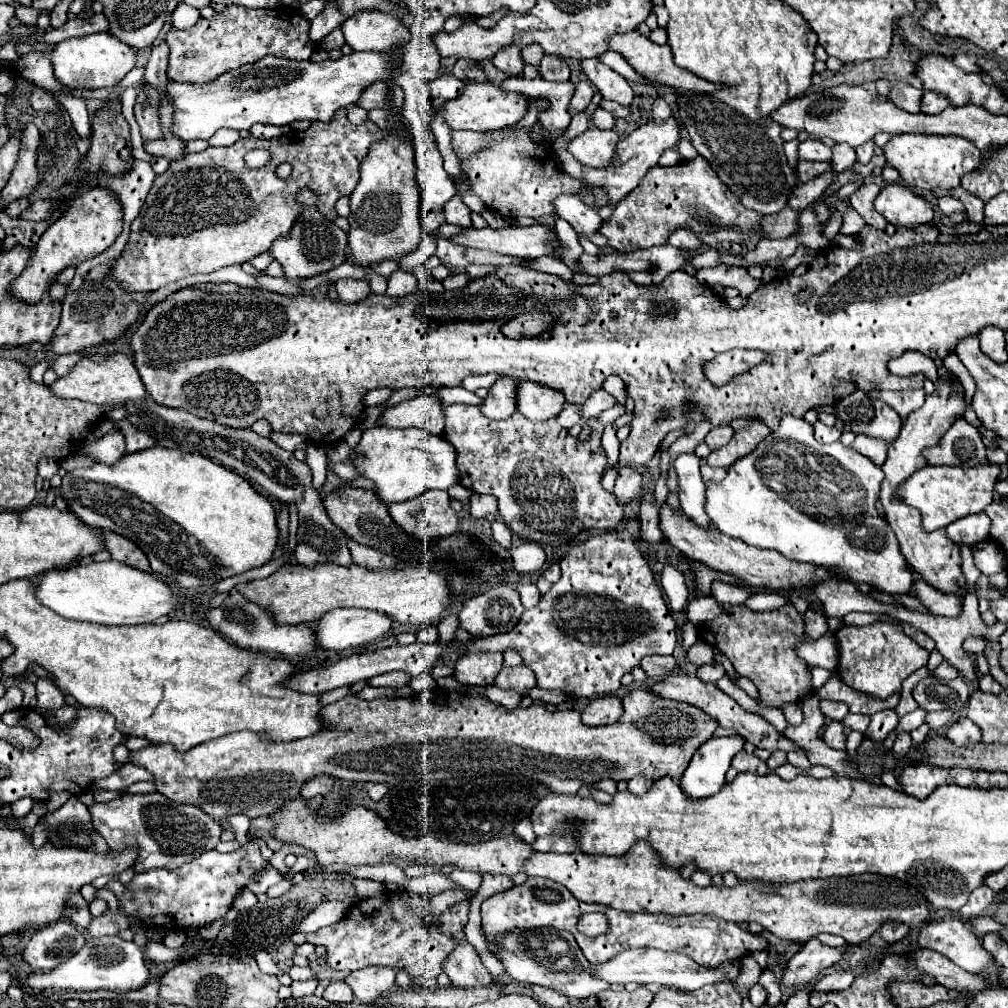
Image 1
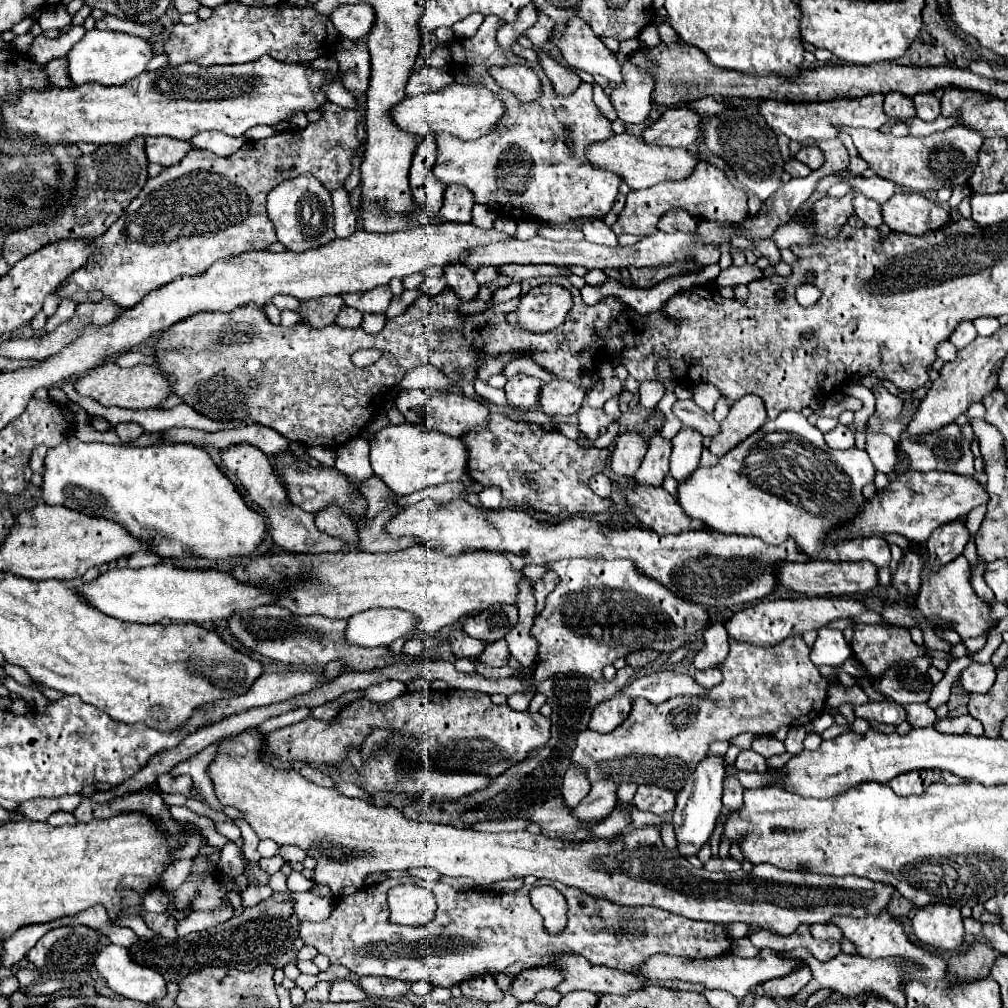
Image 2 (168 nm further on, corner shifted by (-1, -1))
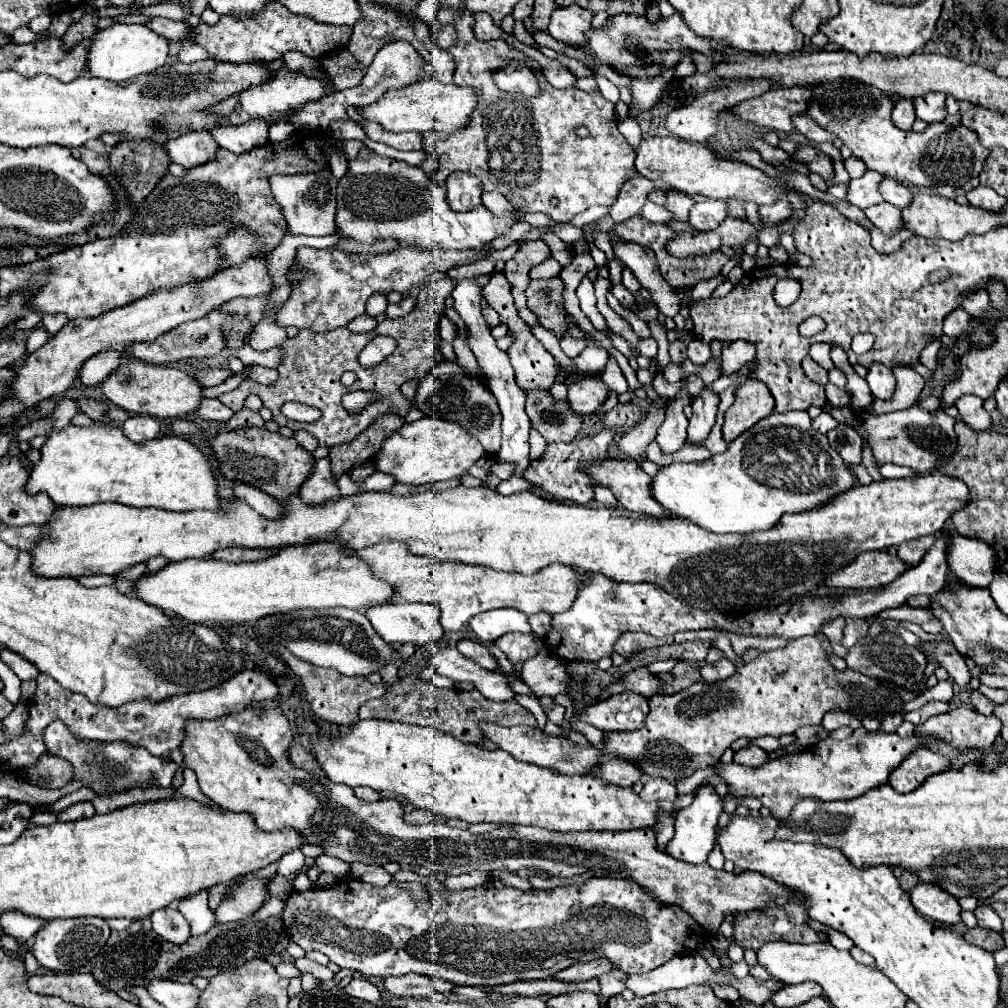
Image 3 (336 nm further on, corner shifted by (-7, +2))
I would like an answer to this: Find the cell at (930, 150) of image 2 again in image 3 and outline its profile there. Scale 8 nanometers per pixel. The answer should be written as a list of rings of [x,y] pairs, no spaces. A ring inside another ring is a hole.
[[[838,78],[838,82],[818,82],[816,86],[810,86],[810,92],[812,92],[812,98],[808,102],[808,116],[812,116],[812,120],[816,124],[820,124],[824,130],[836,134],[852,150],[852,154],[866,164],[866,168],[876,170],[888,178],[894,178],[906,186],[948,184],[954,188],[962,188],[970,178],[980,174],[982,164],[990,154],[990,150],[978,142],[976,132],[968,130],[966,126],[948,126],[948,124],[940,122],[940,124],[930,124],[926,128],[926,132],[922,132],[922,134],[896,130],[896,126],[892,124],[890,114],[888,114],[888,106],[894,104],[892,96],[888,96],[886,92],[882,92],[874,86],[868,86],[864,82]]]

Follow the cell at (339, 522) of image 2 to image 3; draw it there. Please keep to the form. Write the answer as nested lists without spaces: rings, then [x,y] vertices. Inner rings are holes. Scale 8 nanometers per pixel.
[[[330,458],[314,460],[314,470],[306,482],[302,482],[298,494],[306,504],[322,504],[340,496],[338,484],[330,474]]]

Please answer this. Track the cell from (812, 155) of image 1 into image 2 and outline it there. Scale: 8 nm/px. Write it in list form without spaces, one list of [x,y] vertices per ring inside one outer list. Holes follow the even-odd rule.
[[[802,147],[796,153],[796,159],[806,163],[810,169],[818,169],[824,165],[824,157],[822,157],[822,151],[818,147]]]

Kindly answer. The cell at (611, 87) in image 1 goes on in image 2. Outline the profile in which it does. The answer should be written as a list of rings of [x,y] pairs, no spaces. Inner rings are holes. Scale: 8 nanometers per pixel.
[[[580,17],[570,19],[568,29],[560,39],[554,39],[554,33],[550,33],[550,41],[562,51],[570,67],[592,75],[602,75],[616,85],[624,81],[620,71],[622,65],[618,63],[618,59],[606,49],[606,45],[594,35],[590,25]]]

